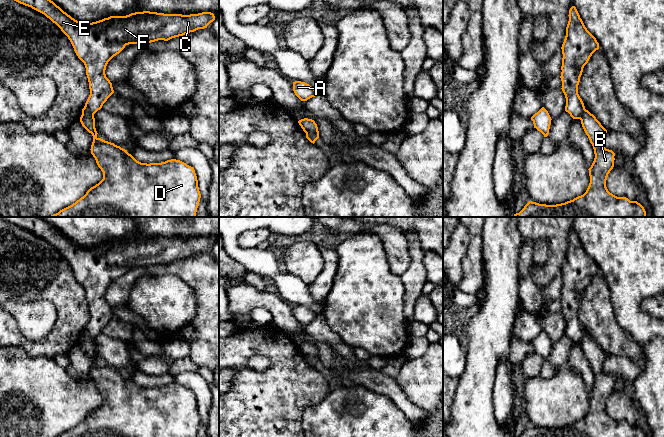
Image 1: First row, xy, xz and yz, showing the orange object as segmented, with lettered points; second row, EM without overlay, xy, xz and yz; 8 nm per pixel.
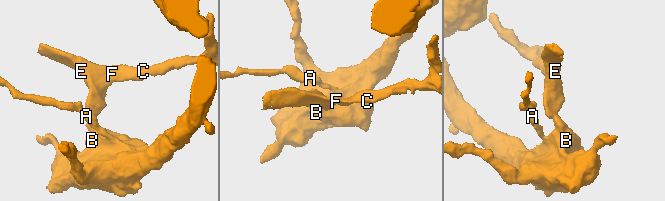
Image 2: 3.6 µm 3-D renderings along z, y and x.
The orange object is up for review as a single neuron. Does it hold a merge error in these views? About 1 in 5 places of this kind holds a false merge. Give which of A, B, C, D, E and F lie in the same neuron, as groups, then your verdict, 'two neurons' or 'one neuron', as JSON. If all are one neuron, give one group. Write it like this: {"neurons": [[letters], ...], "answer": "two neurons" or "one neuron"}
{"neurons": [["A", "B", "D"], ["C", "E", "F"]], "answer": "two neurons"}

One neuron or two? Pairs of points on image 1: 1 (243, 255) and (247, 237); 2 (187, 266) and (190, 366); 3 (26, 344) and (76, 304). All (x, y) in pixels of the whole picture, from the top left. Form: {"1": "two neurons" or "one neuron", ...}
{"1": "two neurons", "2": "two neurons", "3": "one neuron"}

